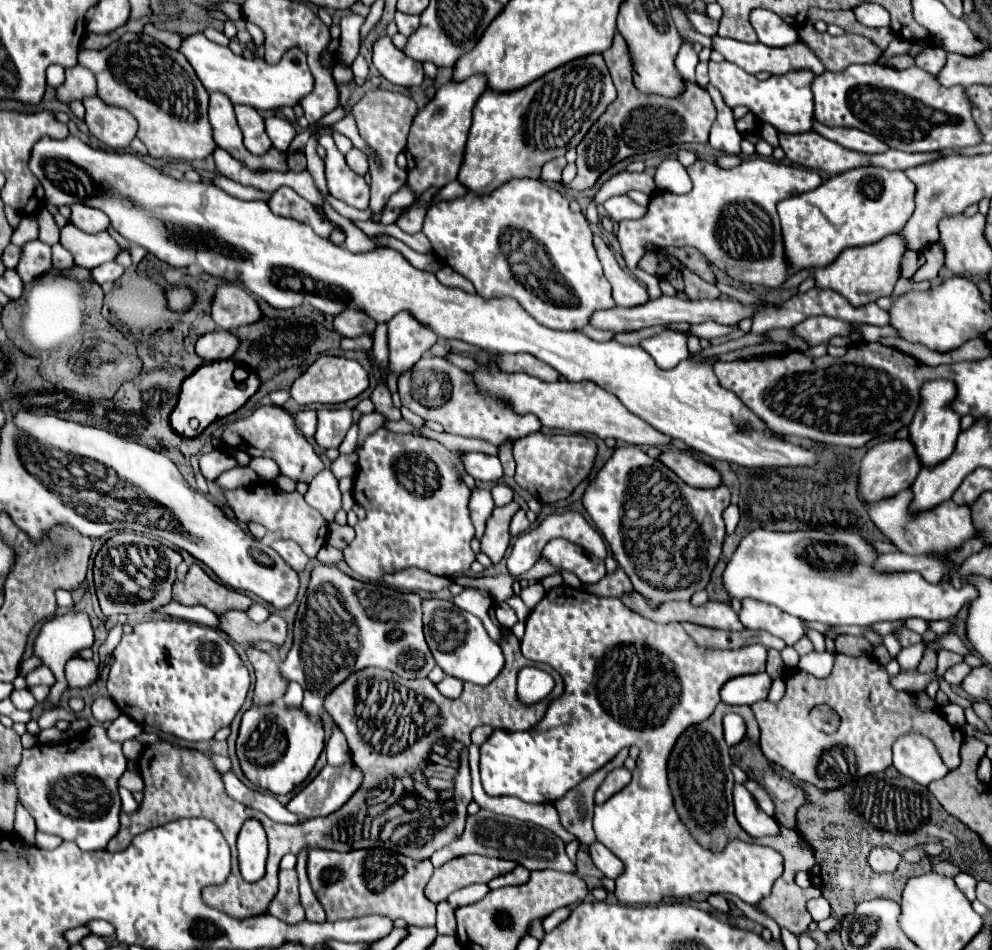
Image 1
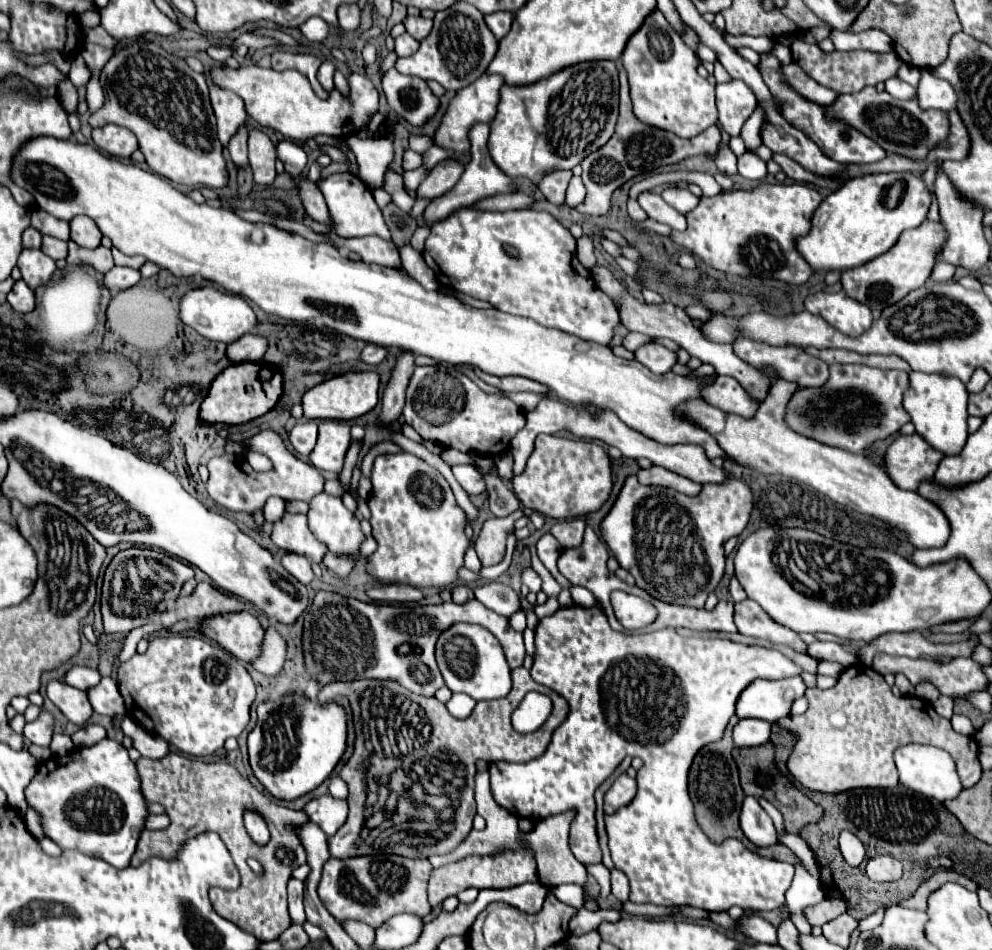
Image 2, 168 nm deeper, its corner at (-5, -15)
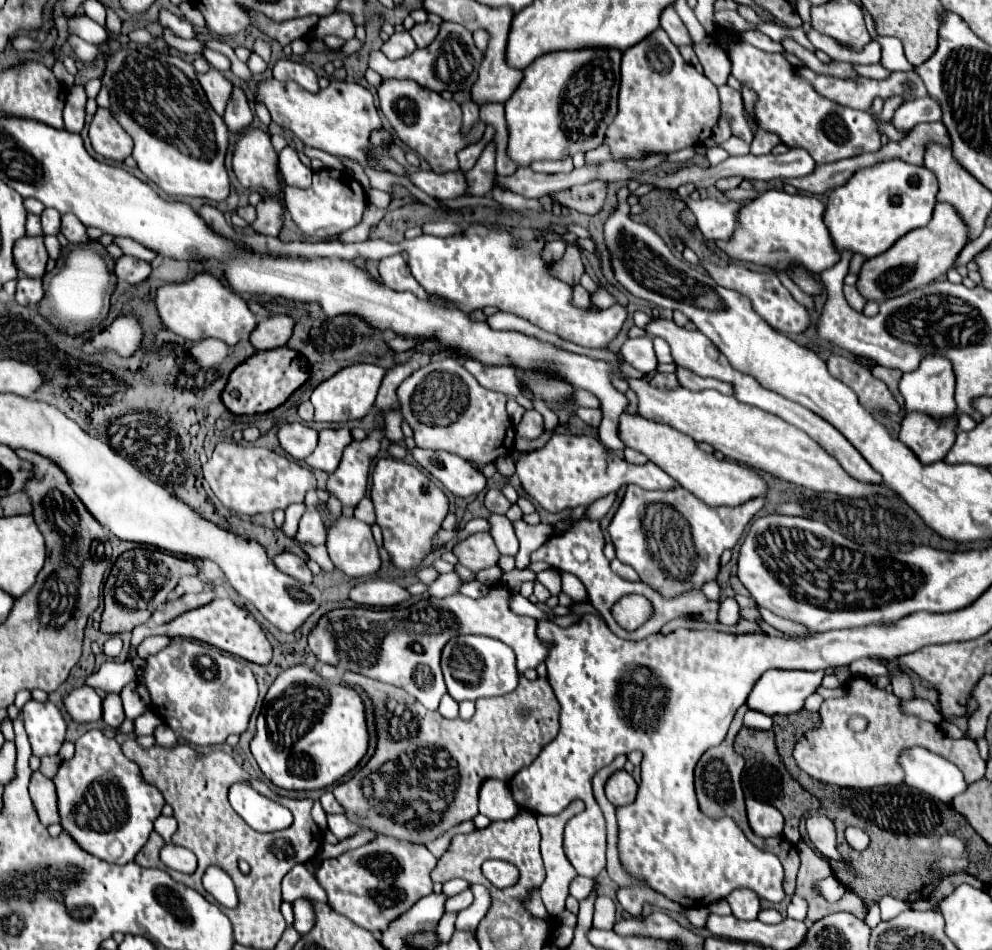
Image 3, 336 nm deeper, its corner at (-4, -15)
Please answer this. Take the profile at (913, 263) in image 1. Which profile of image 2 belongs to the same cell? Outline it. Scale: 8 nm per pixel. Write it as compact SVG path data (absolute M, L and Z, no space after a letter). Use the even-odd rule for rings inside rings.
M941 261L941 263L937 263L937 265L933 267L933 271L931 271L931 281L937 281L937 283L941 283L941 281L951 281L953 273L955 273L955 267L949 265L949 263L945 263L945 261Z

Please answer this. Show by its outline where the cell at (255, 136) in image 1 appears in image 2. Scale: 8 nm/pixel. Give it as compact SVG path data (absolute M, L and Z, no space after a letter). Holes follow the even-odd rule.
M247 123L245 127L247 127L247 133L249 133L249 163L251 163L255 183L271 185L275 175L277 175L275 173L275 161L277 161L275 145L255 125Z

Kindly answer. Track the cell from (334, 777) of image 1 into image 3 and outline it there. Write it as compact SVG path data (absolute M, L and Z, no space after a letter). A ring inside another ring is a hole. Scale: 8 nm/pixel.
M328 815L328 827L340 841L354 837L360 831L360 827L354 825L352 821L348 821L344 815Z

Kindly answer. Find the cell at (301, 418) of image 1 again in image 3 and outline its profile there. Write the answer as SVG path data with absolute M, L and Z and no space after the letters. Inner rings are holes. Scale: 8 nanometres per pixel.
M284 423L278 429L280 447L294 459L306 459L316 447L316 431L302 423Z

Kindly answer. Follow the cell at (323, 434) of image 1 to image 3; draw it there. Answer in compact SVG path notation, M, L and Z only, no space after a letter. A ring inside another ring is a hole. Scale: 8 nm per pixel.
M340 427L340 429L322 429L318 433L318 447L314 449L312 455L306 457L306 463L312 469L320 469L326 473L332 473L342 459L344 447L348 447L352 441L350 429Z

